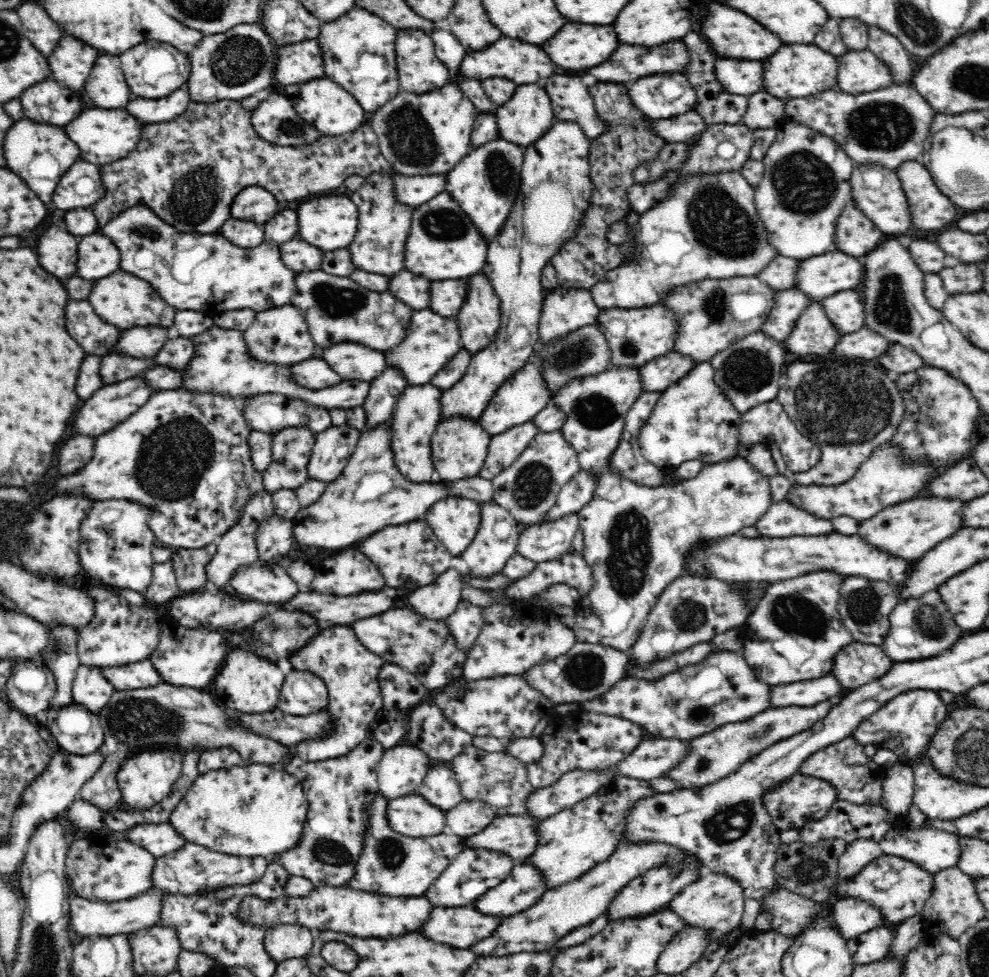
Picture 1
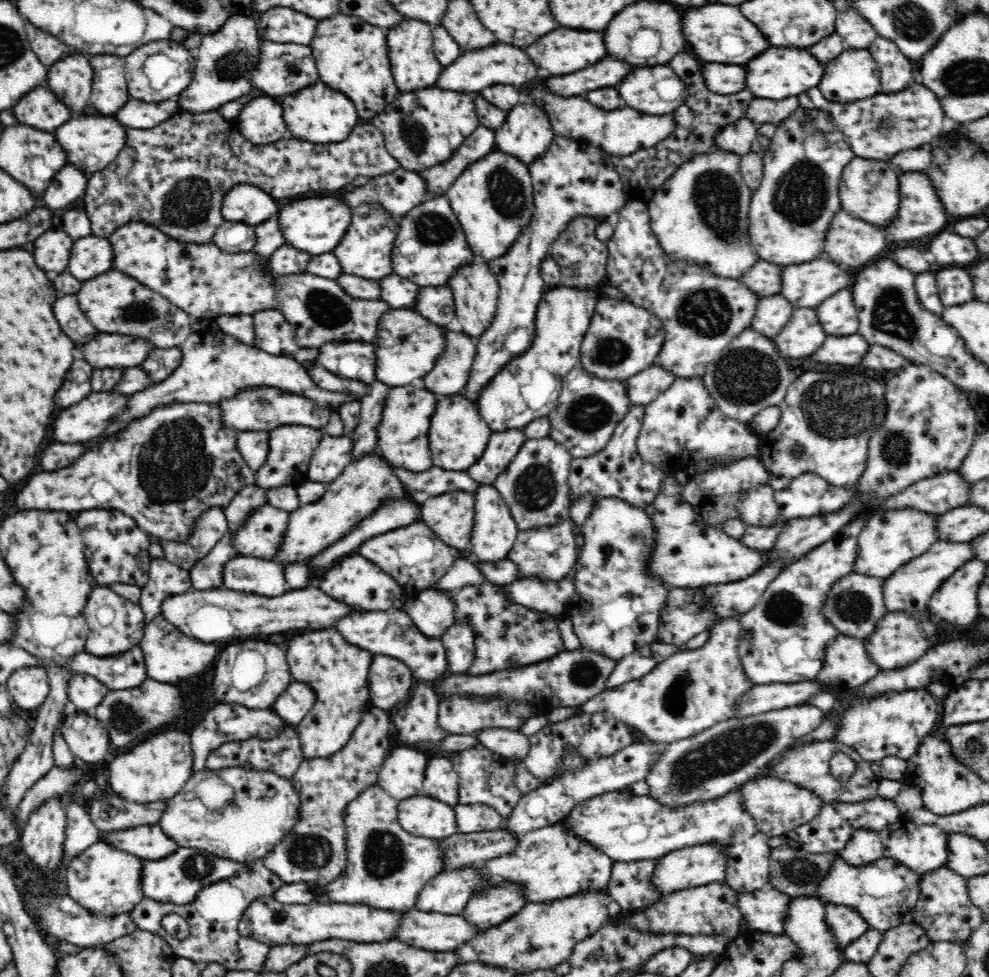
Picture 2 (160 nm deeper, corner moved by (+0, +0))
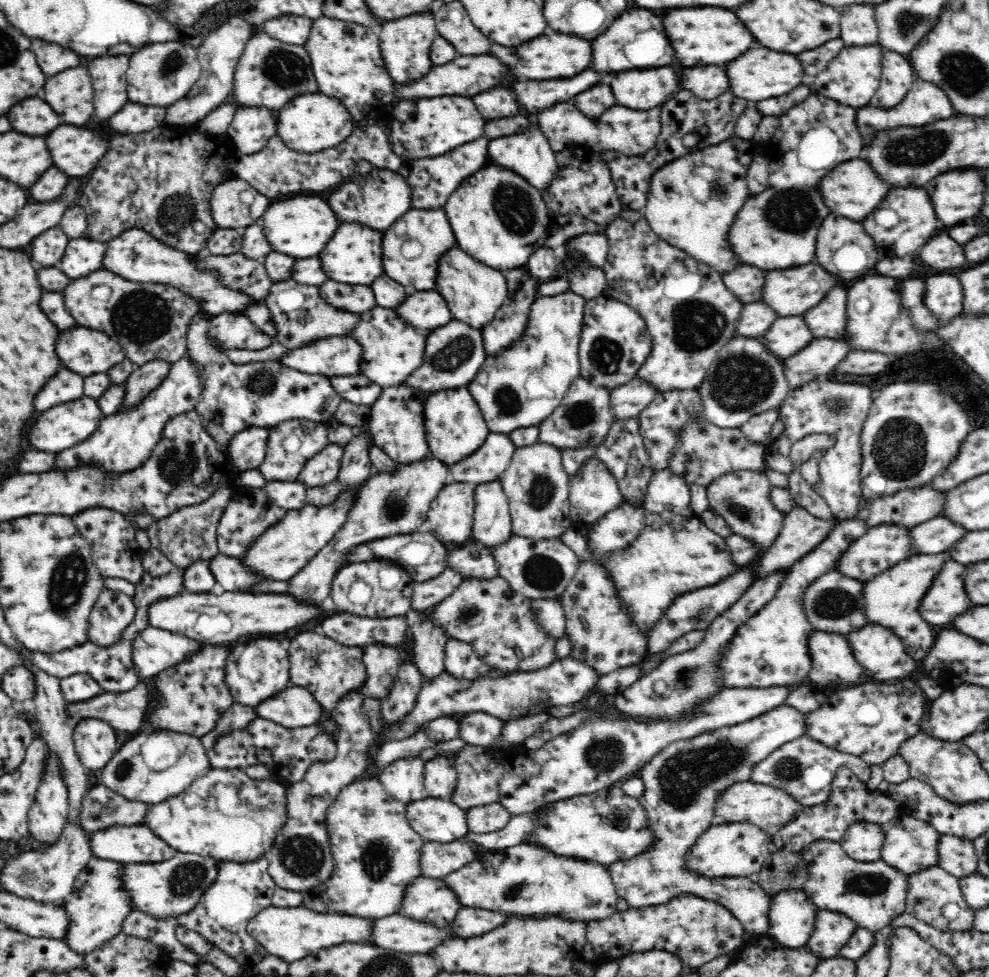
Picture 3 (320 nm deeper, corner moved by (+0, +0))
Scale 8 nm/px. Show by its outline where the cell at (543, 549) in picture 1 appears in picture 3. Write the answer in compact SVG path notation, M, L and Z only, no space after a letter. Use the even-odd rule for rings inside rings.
M512 535L506 542L489 546L498 575L510 583L514 592L529 599L560 599L568 584L577 573L581 560L560 539L532 539Z

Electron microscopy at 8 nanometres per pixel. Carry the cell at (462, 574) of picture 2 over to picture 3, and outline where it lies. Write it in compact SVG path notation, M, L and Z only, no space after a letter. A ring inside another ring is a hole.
M446 567L436 578L416 583L410 600L411 608L418 613L427 612L446 596L450 596L465 578L468 577Z

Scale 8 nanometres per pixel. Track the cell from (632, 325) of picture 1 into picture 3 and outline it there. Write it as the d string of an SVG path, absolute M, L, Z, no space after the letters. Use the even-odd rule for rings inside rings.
M602 294L596 296L596 298L587 300L586 306L584 306L583 321L584 324L582 324L582 332L579 340L581 378L584 378L593 386L606 388L609 391L623 386L636 378L639 372L638 368L644 364L644 360L648 358L648 354L652 350L652 337L648 333L648 327L646 327L644 319L640 317L640 313L624 302Z

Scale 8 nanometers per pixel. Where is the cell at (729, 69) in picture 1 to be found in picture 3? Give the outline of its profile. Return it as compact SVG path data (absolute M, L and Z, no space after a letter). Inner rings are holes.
M696 66L686 68L680 76L680 88L690 90L700 100L712 100L724 94L728 88L728 76L718 66Z

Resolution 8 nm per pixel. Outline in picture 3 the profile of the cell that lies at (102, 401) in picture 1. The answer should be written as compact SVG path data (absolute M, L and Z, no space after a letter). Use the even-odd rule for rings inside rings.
M83 397L76 402L58 404L56 408L50 408L46 412L42 412L40 416L36 416L36 420L32 422L32 428L28 428L28 432L26 432L26 442L40 452L58 454L66 448L77 446L92 436L102 418L97 400Z

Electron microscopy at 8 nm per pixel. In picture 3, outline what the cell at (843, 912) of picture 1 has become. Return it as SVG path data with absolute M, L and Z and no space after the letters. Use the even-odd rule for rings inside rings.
M818 910L814 920L806 947L821 959L838 957L840 949L858 928L850 918L832 911Z

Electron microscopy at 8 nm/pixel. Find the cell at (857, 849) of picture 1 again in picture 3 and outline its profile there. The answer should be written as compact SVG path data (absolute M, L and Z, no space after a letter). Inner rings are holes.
M864 820L852 822L838 841L848 857L859 862L872 862L881 860L885 836L881 824Z

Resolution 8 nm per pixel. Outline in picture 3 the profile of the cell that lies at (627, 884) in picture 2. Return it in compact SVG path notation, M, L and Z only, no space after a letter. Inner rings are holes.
M780 706L772 712L764 712L754 720L717 728L686 740L677 740L660 751L652 760L649 760L648 764L645 764L638 772L644 785L644 792L638 800L642 802L642 807L644 807L654 842L646 848L645 852L627 858L627 860L617 861L608 867L619 899L626 900L630 908L638 909L668 904L678 896L690 895L704 898L726 907L746 931L764 934L769 928L768 910L770 910L772 896L768 895L754 878L726 876L709 878L696 875L694 871L690 871L686 860L690 856L692 845L696 844L698 838L711 827L714 818L714 800L722 794L722 791L733 784L750 781L750 772L752 772L754 764L762 762L776 748L801 737L802 734L804 734L802 714L796 708Z

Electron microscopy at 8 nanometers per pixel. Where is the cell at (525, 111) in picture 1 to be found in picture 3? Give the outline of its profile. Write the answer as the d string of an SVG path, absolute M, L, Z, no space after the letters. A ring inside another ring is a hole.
M536 124L524 134L494 137L488 141L486 148L488 163L507 168L507 170L518 174L522 179L528 181L532 187L538 189L540 194L542 191L547 191L552 179L558 174L556 153Z

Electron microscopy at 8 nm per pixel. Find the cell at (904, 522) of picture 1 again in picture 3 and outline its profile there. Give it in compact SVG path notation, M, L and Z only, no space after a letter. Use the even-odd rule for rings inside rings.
M876 526L855 540L836 560L834 570L854 580L867 581L879 575L880 572L896 566L900 561L914 555L909 530L900 526Z

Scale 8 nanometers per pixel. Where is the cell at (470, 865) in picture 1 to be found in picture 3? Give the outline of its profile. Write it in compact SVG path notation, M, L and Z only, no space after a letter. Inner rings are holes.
M420 875L406 886L403 902L396 914L446 928L456 919L460 907L454 892L443 884L442 879Z

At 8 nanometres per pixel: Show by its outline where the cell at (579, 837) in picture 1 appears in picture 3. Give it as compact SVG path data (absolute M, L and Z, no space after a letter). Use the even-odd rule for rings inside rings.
M520 843L508 848L488 851L476 857L473 862L453 871L442 878L457 897L462 907L488 909L510 918L562 918L569 922L588 923L592 920L603 921L617 911L619 894L611 880L608 868L586 860L573 860L570 857L555 856L548 849Z

